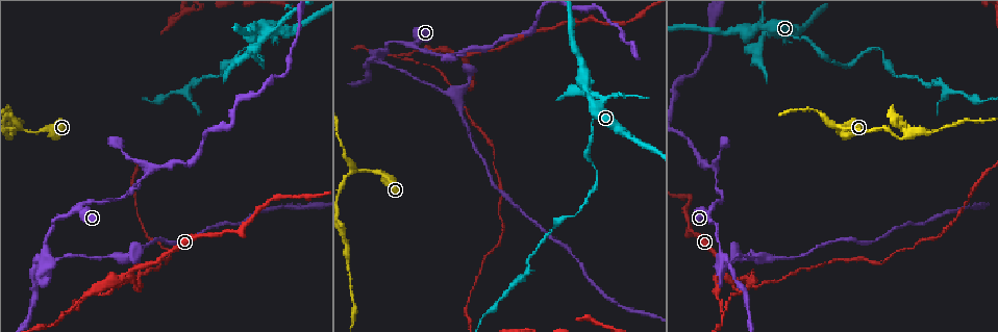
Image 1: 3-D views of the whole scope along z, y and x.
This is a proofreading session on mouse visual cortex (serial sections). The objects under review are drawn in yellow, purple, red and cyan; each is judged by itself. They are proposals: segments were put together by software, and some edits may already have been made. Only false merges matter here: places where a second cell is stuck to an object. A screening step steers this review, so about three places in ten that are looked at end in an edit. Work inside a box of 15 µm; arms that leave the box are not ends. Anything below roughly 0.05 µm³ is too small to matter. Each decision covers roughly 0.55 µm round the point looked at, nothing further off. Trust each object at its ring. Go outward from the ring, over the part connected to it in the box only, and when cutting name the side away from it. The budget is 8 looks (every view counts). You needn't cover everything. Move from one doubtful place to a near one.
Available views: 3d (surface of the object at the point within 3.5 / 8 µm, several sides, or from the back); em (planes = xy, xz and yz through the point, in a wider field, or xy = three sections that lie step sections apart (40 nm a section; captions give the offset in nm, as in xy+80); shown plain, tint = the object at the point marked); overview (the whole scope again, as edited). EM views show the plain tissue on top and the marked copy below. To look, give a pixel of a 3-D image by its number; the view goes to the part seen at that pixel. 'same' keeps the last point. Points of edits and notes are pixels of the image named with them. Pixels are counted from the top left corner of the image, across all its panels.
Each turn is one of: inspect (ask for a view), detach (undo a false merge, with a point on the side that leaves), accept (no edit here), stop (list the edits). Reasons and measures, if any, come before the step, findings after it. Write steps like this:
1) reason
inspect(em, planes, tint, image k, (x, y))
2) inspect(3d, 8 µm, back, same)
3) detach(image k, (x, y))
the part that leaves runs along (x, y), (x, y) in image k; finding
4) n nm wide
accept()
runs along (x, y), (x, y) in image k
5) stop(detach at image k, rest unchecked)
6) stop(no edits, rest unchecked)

arms part here
inspect(3d, 3.5 µm, image 1, (130, 270))

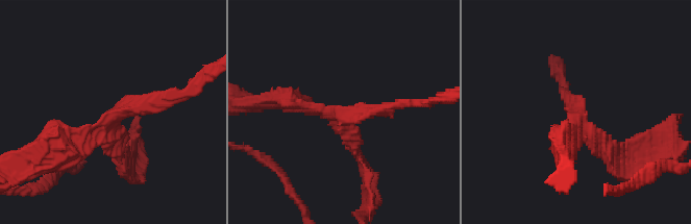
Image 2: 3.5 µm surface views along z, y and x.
inspect(em, xy, step 2, tint, image 2, (107, 120))

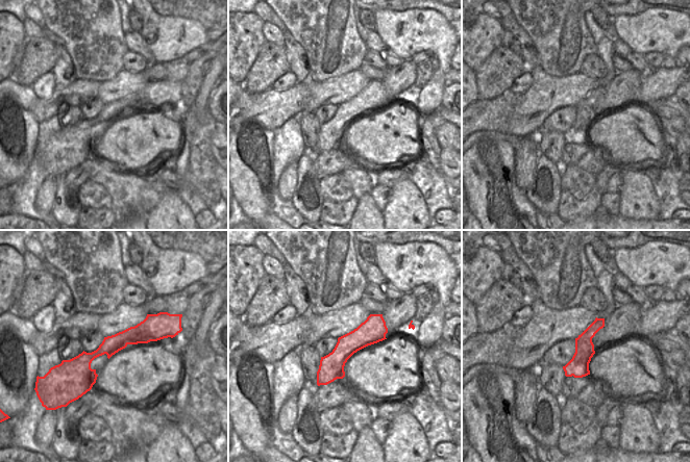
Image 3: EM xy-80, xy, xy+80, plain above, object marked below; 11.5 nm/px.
260 nm wide
detach(image 2, (359, 157))
the part that leaves runs along (343, 127), (366, 170), (366, 189) in image 2; a second cell is stuck on

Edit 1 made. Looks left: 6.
inspect(overview)

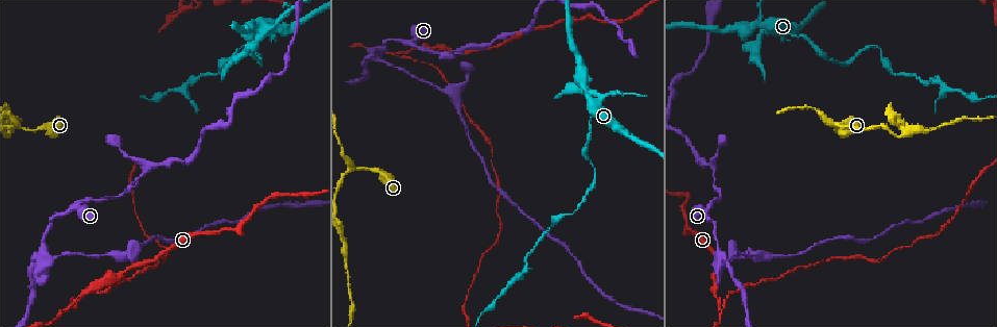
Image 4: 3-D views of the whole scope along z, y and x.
inspect(3d, 8 µm, back, image 4, (385, 39))

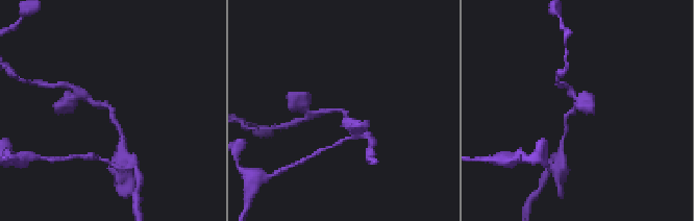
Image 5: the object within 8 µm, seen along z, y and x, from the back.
inspect(3d, 3.5 µm, image 5, (343, 110))

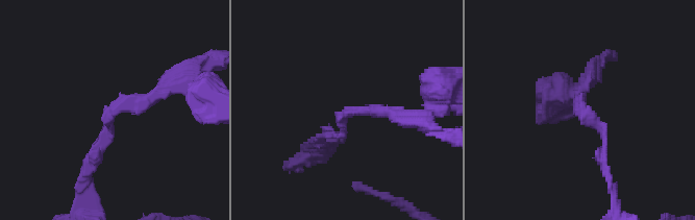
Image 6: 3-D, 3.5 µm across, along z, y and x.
accept()
runs along (180, 83), (106, 116), (94, 157) in image 6; all the same cell

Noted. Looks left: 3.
narrows sharply
inspect(3d, 8 µm, image 4, (482, 48))

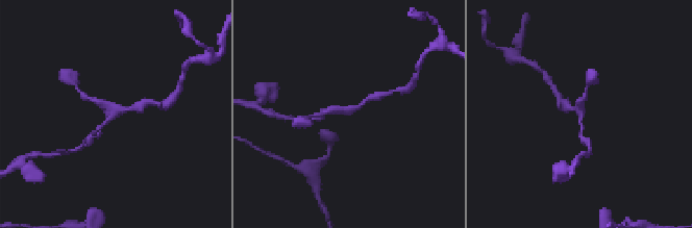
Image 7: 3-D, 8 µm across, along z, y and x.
closer look
inspect(3d, 3.5 µm, back, image 7, (350, 111))

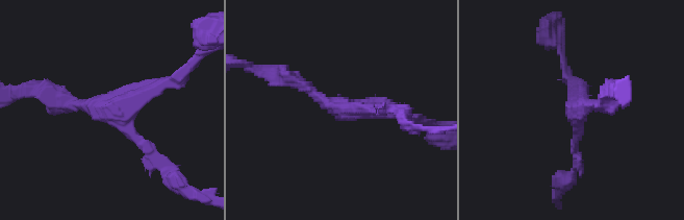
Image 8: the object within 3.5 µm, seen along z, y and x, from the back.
accept()
runs along (161, 167), (107, 106), (55, 100) in image 8; one cell here

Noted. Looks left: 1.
stop(detach at image 2, rest unchecked)

